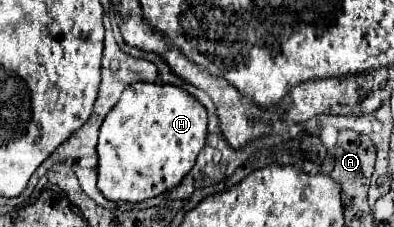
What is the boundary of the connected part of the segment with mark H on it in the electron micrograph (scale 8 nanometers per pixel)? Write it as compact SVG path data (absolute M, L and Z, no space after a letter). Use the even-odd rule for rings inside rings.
M133 83L123 91L121 99L107 113L101 125L97 143L97 155L99 155L97 187L107 199L115 203L117 201L137 203L143 199L157 197L179 185L179 181L189 173L189 169L195 165L199 151L205 147L205 139L207 139L207 111L187 91L163 83Z

